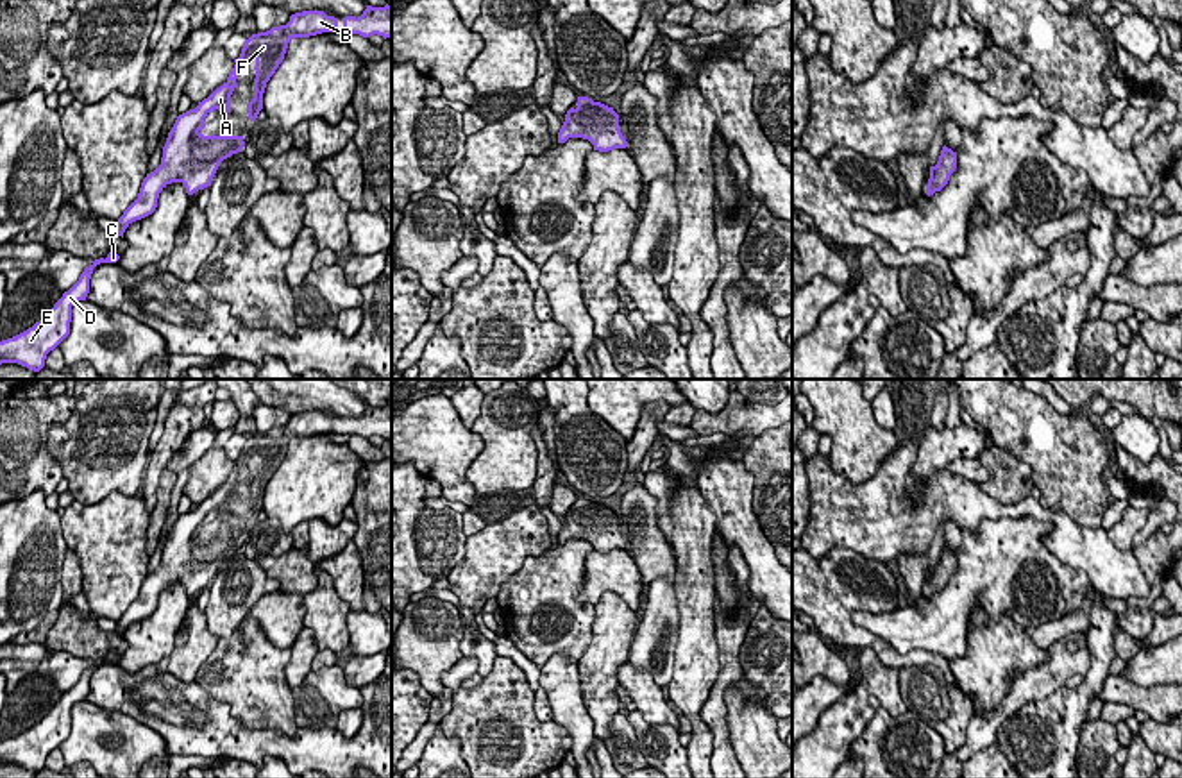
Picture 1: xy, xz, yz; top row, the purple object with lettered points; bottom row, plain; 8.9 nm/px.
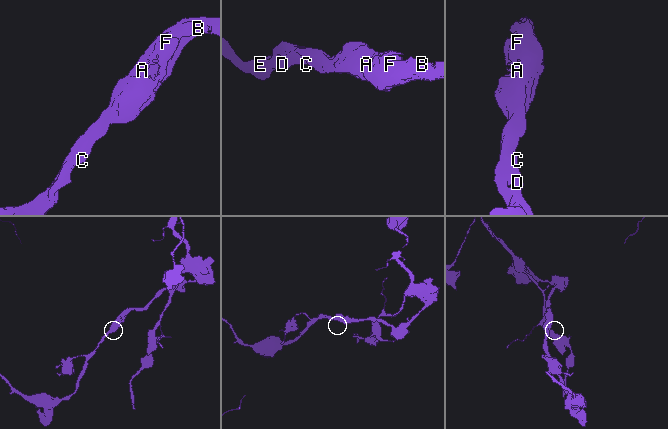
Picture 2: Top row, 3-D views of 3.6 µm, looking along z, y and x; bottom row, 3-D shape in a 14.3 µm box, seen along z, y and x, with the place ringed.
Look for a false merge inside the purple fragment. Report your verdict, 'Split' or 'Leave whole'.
Leave whole

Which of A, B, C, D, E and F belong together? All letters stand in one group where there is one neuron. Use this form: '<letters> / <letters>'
A B C D E F

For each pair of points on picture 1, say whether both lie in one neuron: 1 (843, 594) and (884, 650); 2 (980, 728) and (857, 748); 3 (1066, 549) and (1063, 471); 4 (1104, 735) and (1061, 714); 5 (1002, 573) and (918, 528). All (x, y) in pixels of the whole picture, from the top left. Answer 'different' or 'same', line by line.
1: same
2: different
3: different
4: different
5: different

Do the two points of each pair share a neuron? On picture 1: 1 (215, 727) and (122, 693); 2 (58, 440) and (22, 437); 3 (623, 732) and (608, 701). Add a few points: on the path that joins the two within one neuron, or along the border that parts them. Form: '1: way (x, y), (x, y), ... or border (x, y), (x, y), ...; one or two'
1: way (192, 727), (172, 727), (152, 714), (143, 714); one
2: border (74, 406), (47, 435), (61, 476); two
3: border (621, 710), (614, 716), (608, 735), (603, 741); two

